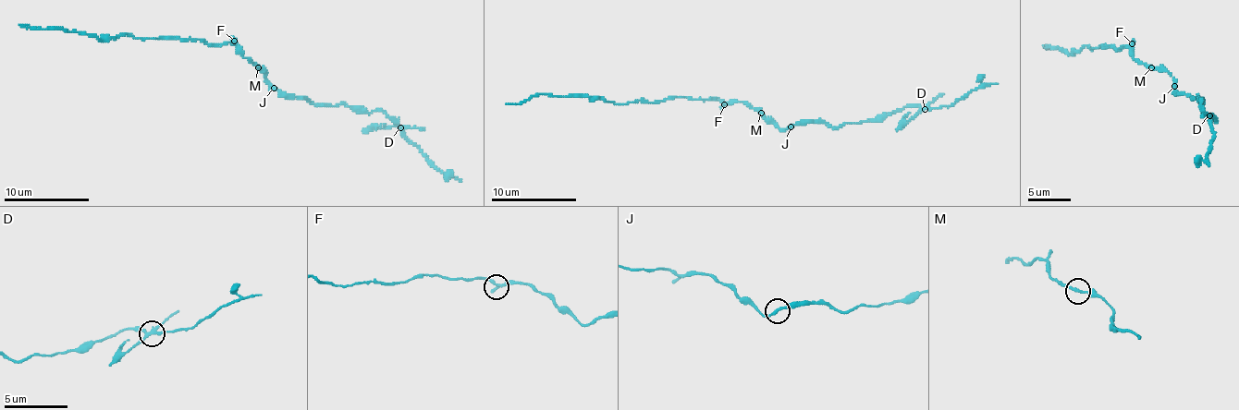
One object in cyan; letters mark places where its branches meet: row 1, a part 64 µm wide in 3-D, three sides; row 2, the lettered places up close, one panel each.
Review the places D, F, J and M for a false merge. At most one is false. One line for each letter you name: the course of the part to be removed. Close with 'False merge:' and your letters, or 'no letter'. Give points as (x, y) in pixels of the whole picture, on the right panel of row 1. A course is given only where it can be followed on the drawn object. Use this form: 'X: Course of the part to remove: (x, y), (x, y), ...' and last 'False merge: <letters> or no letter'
False merge: D

